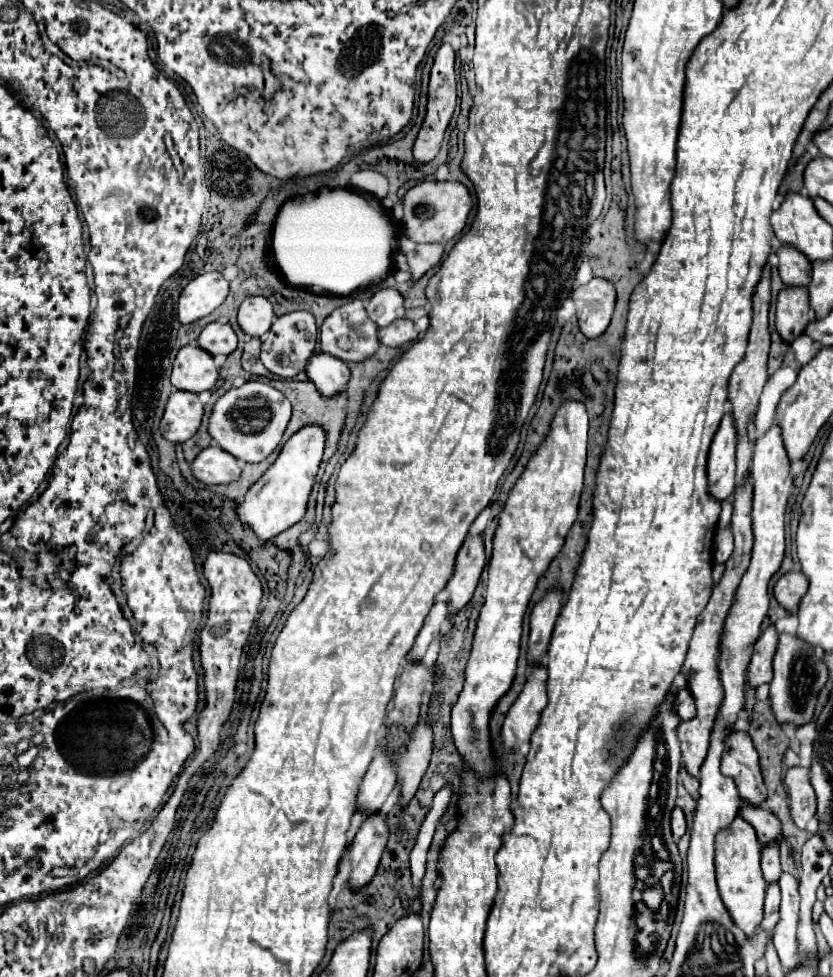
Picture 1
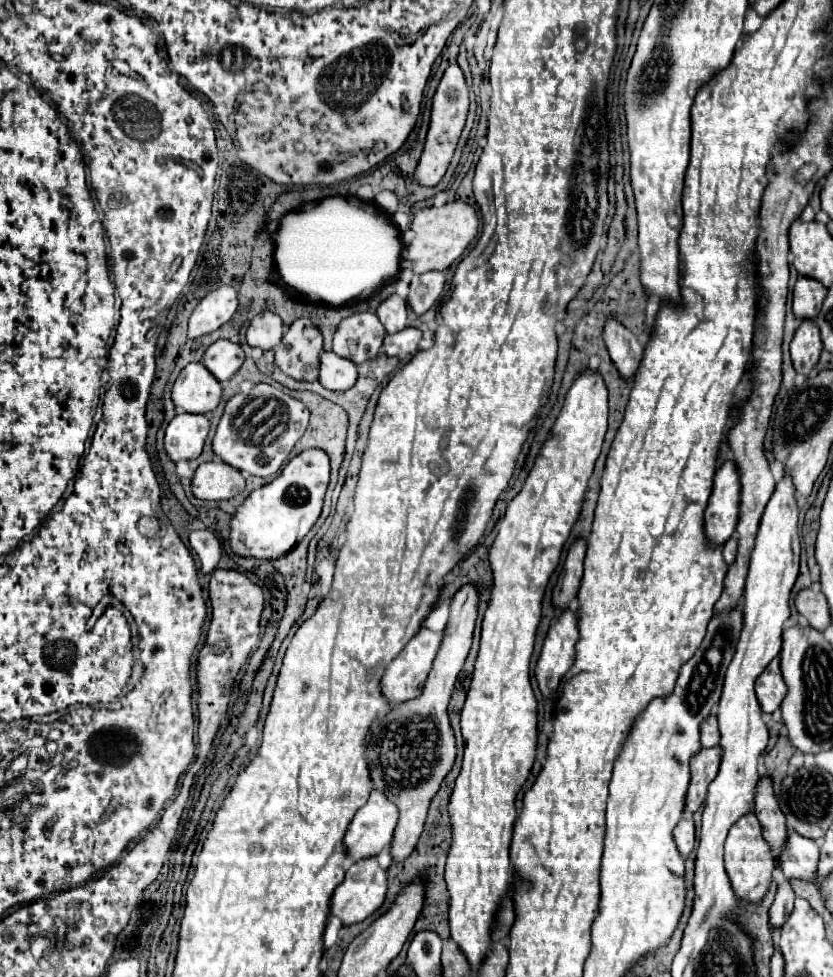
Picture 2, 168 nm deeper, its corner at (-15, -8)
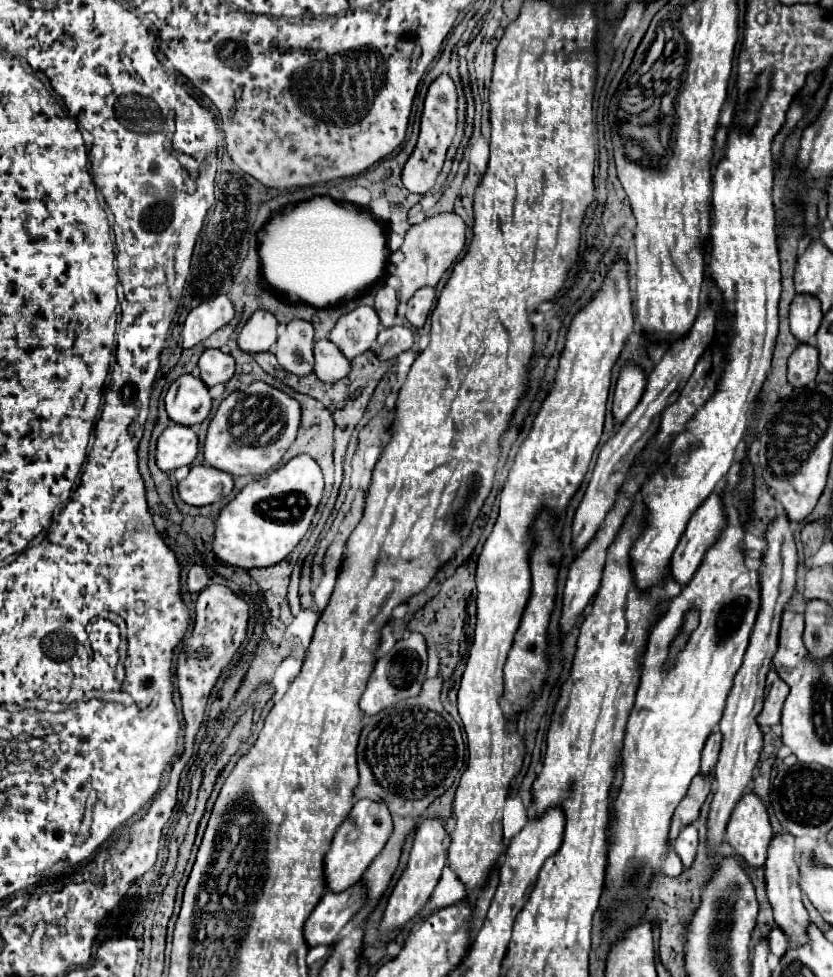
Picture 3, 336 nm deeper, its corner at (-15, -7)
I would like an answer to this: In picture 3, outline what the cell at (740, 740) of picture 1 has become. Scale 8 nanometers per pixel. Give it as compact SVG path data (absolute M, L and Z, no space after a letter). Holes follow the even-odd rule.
M775 832L769 842L767 862L765 862L765 882L767 882L767 898L773 906L775 922L785 930L789 936L789 942L805 942L805 928L809 914L801 902L801 890L799 890L799 868L795 864L795 838L787 832Z

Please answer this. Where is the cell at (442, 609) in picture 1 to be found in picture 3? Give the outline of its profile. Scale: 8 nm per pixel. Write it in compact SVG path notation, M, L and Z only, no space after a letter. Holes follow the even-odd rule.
M411 632L409 636L401 638L387 656L383 656L381 660L377 660L379 664L375 664L375 670L369 678L367 690L361 696L361 708L367 716L377 714L379 710L393 706L401 700L407 700L411 696L417 696L421 692L423 680L425 680L425 672L427 672L427 644L423 634L419 632Z

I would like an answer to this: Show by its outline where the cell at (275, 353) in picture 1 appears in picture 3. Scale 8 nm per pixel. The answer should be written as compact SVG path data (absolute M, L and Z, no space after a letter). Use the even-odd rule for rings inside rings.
M291 320L275 344L279 364L297 376L313 372L313 324L307 320Z

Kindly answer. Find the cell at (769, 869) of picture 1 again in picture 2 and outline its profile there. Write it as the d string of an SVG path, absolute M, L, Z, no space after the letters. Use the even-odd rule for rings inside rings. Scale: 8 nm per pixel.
M783 881L777 889L777 897L769 909L769 927L771 929L777 929L777 927L783 927L783 923L789 919L791 911L793 911L793 901L795 901L795 895L793 895L793 889L789 885L789 881Z

